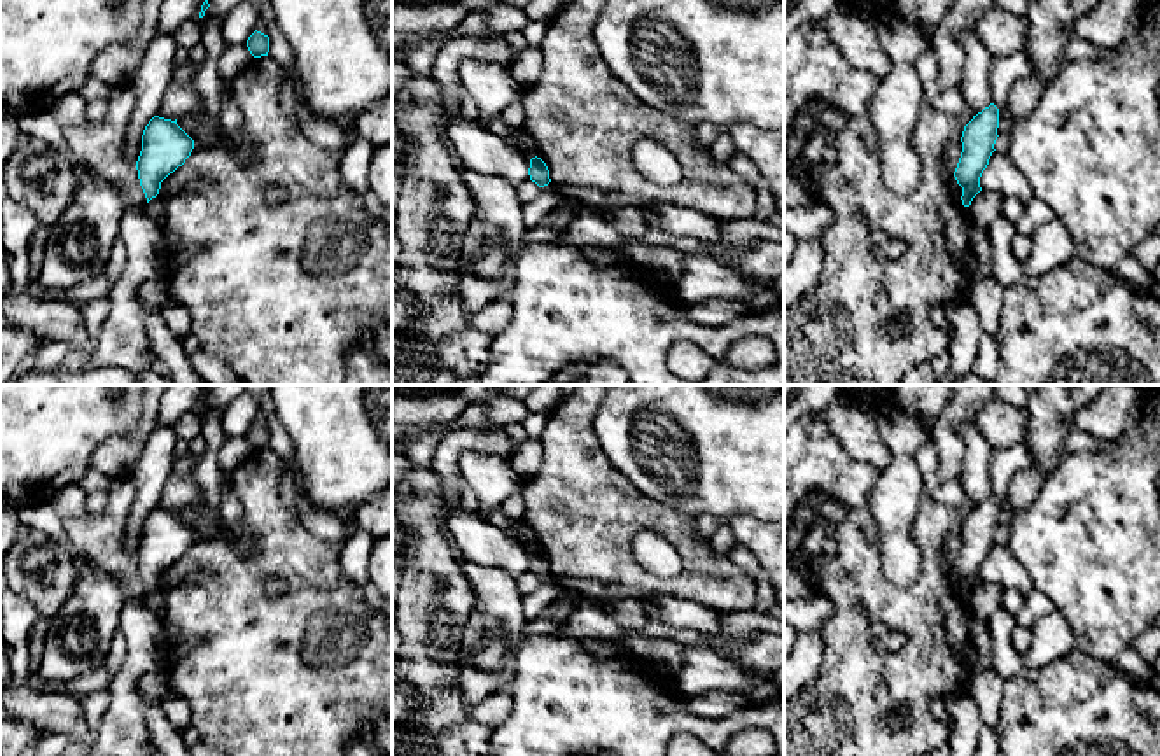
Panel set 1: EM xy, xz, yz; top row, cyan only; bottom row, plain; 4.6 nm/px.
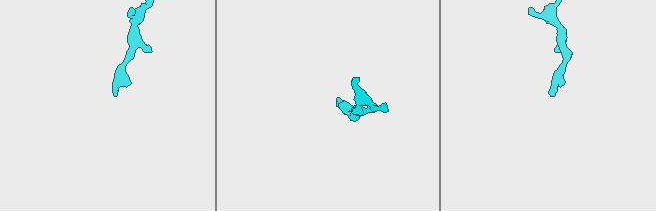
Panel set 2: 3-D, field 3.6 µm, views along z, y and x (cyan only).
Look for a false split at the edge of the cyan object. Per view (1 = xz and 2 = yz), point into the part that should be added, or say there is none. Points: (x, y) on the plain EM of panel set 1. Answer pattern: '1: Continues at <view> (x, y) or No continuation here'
1: No continuation here
2: No continuation here

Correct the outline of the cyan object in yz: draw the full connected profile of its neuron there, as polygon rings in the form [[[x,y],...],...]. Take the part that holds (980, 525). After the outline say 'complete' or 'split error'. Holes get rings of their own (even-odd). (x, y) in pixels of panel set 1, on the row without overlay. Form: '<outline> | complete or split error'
[[[990,495],[964,518],[961,534],[962,544],[954,564],[957,576],[962,579],[962,597],[969,598],[973,590],[982,583],[980,569],[989,556],[994,536],[997,532],[999,500]]] | complete

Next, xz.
[[[537,548],[530,551],[528,567],[530,572],[535,574],[539,579],[544,579],[551,574],[546,555]]] | complete

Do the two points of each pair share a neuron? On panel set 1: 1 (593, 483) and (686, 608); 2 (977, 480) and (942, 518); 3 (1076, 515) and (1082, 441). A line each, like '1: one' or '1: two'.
1: two
2: two
3: two

